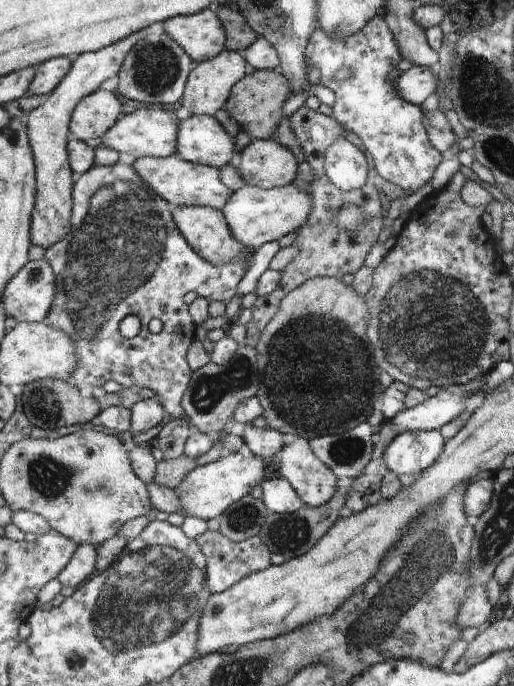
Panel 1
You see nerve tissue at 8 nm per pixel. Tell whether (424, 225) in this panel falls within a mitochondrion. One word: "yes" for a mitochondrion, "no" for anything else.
no

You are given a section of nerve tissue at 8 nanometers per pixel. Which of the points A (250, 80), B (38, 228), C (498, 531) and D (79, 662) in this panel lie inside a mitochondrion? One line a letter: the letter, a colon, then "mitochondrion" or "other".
A: other
B: other
C: mitochondrion
D: mitochondrion

